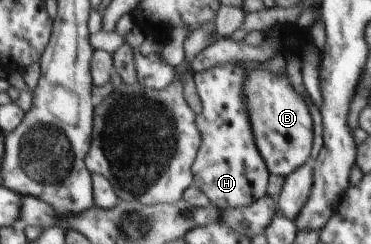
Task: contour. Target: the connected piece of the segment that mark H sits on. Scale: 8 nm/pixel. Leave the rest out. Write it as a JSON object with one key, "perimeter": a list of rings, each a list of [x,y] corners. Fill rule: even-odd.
{"perimeter":[[[232,63],[193,73],[203,109],[200,115],[195,115],[201,141],[190,171],[193,185],[218,209],[246,207],[267,196],[269,172],[254,143],[250,117],[244,105],[244,77],[243,67]]]}

